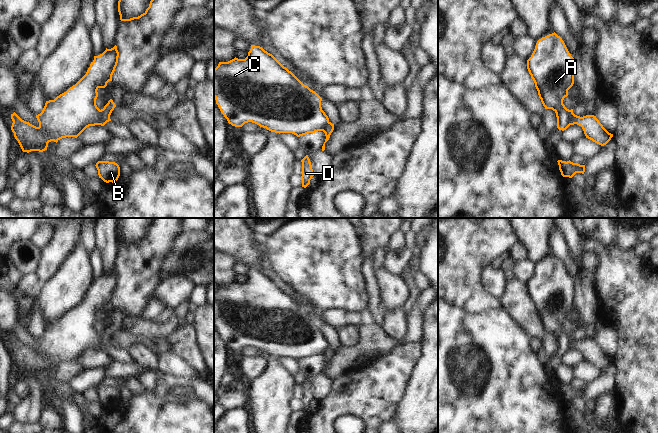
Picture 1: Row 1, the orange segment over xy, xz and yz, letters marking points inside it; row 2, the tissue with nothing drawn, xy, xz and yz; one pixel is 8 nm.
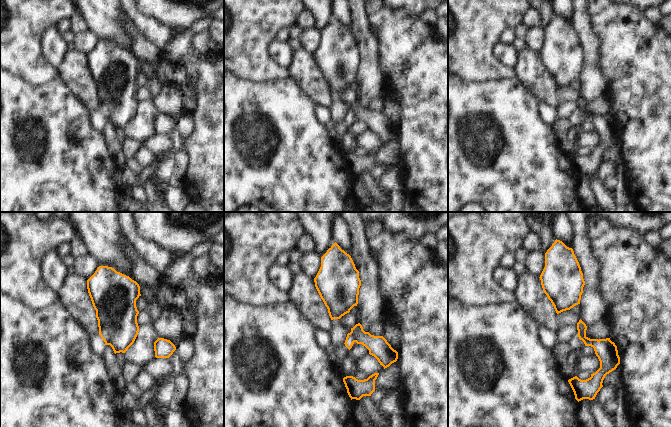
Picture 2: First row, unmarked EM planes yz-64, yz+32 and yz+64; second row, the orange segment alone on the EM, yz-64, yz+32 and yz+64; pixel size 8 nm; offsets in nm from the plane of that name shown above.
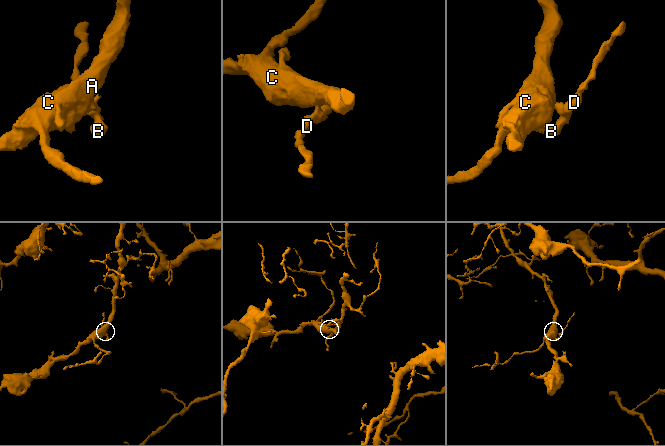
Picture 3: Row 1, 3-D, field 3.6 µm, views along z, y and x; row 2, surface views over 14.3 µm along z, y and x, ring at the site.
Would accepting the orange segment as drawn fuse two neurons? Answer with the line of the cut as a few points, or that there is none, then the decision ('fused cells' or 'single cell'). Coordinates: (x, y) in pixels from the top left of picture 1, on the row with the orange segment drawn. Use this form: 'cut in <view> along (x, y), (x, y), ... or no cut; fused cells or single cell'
cut in yz along (572, 109), (570, 111), (569, 124); fused cells

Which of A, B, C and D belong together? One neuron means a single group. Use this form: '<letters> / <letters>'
A C / B D

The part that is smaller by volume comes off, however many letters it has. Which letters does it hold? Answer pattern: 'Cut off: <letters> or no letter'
Cut off: B, D

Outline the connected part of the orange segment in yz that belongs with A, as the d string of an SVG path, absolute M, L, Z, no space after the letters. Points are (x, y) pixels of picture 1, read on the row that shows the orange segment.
M555 32L539 39L531 57L527 60L527 69L535 83L539 98L545 109L556 113L557 128L566 130L570 126L570 111L563 104L568 90L574 84L575 59L569 53L564 41Z

